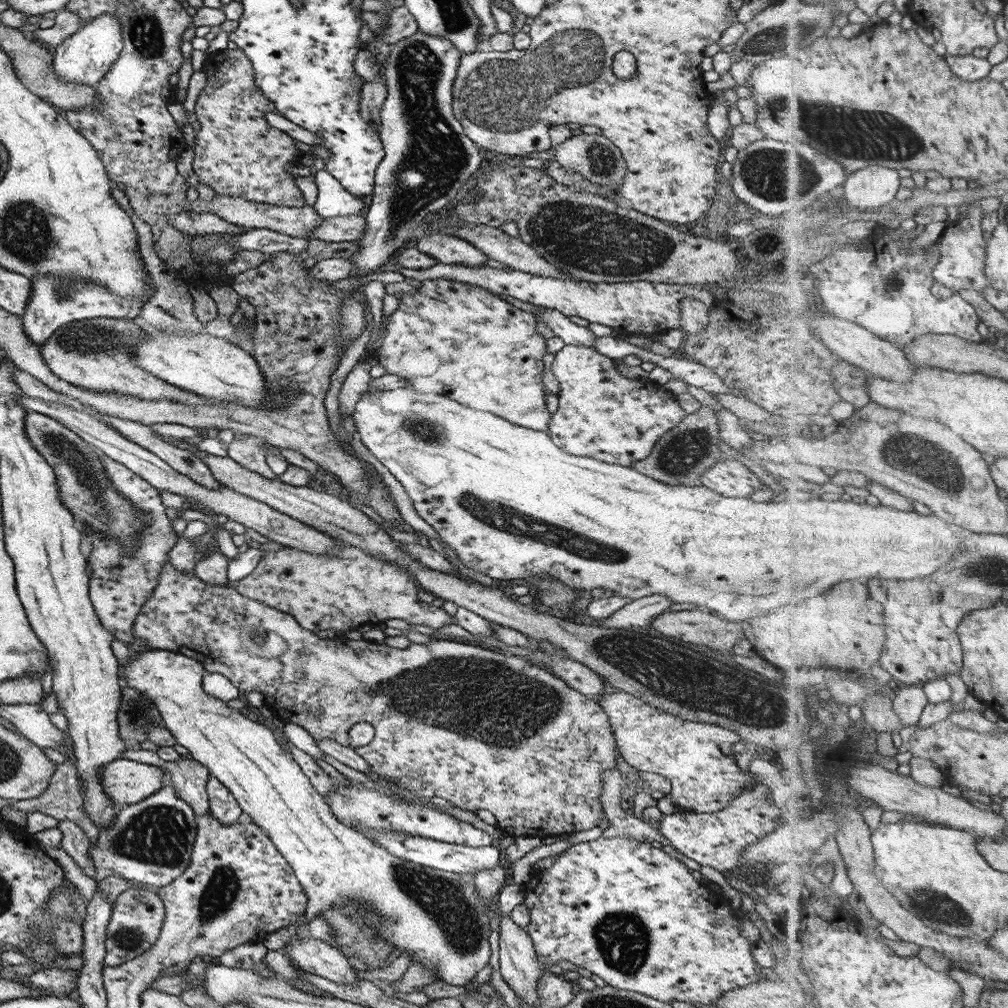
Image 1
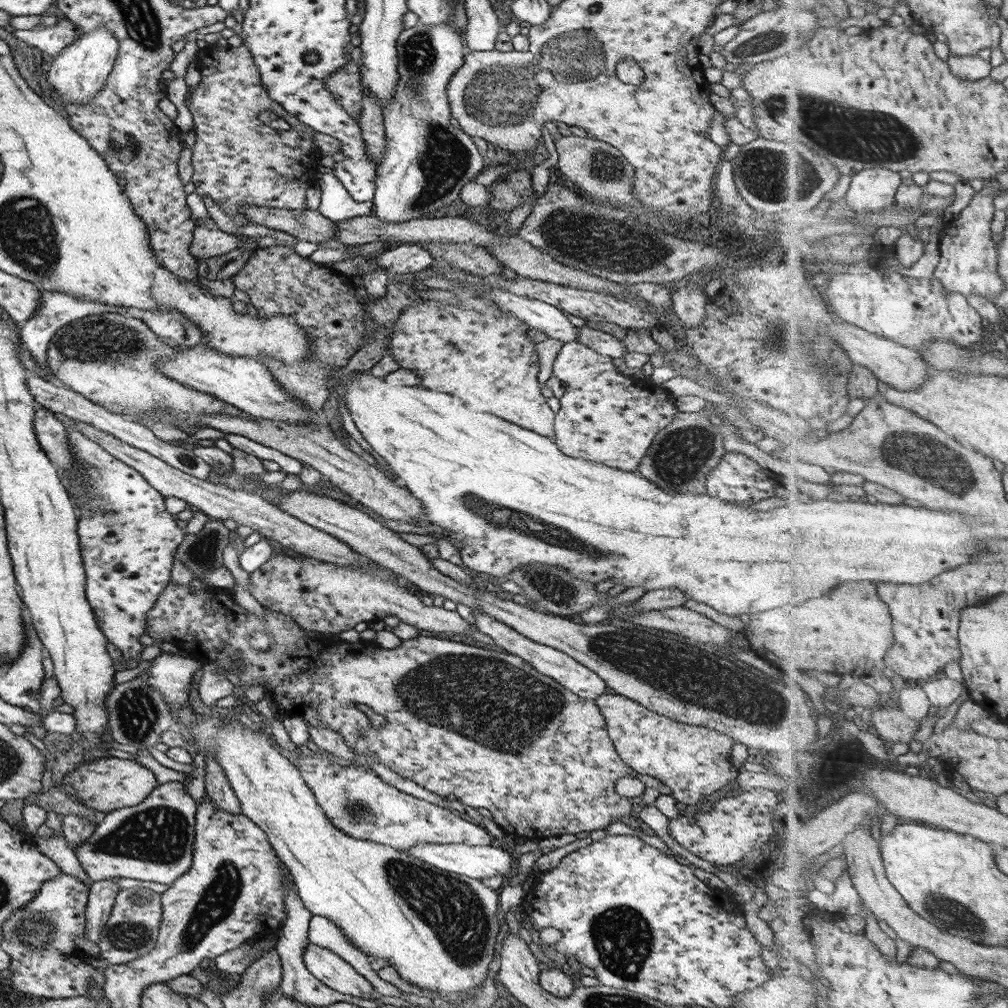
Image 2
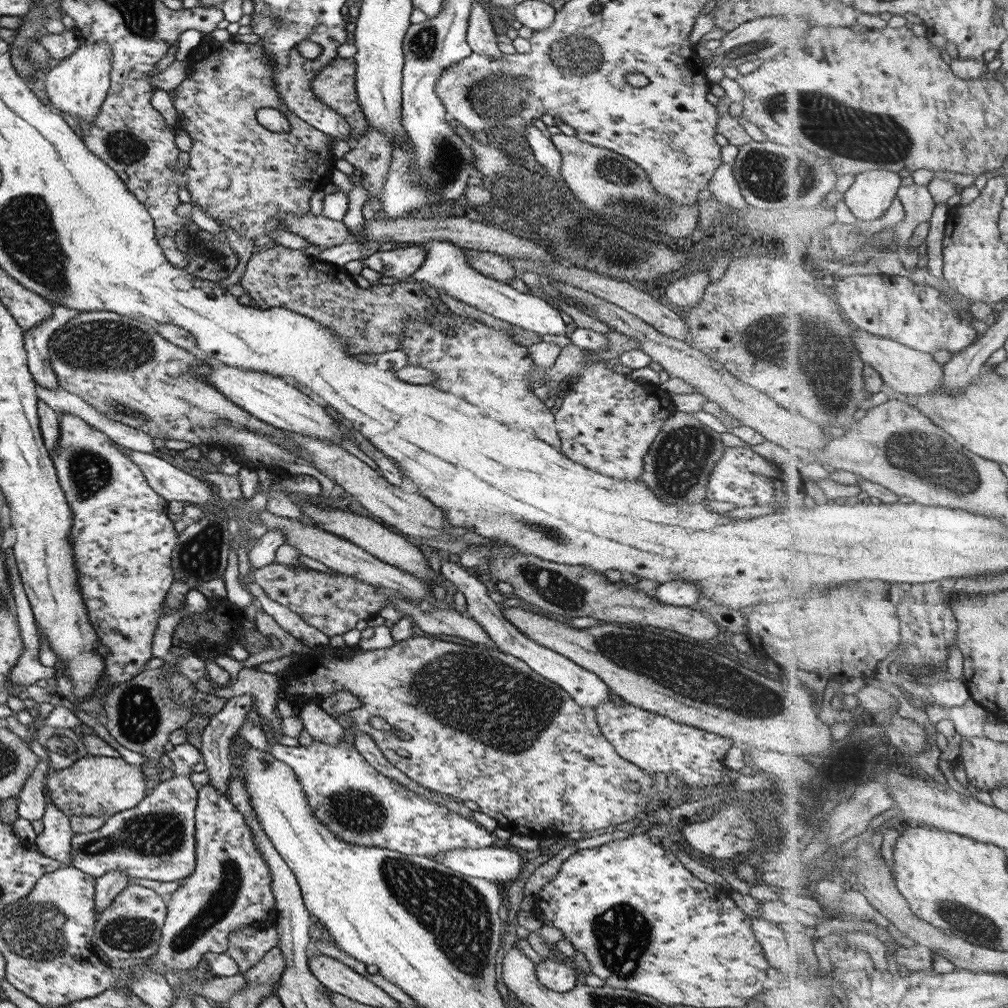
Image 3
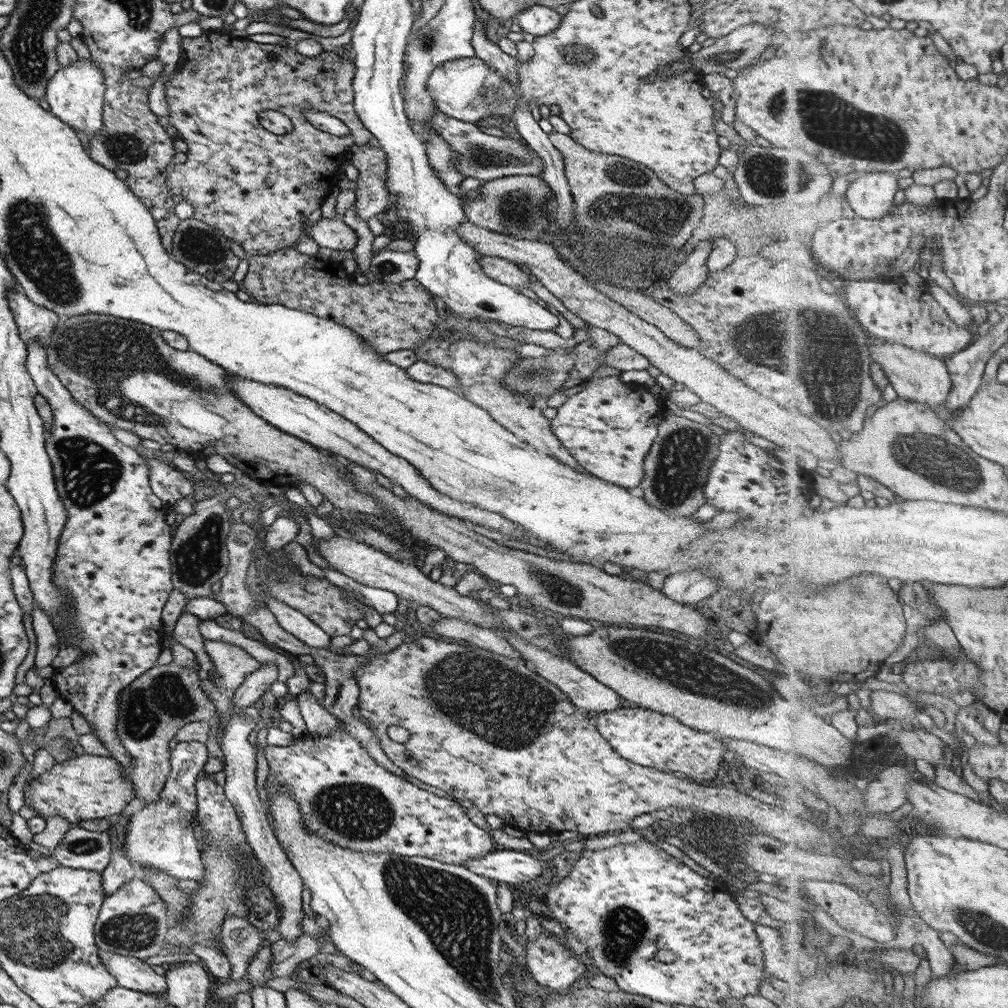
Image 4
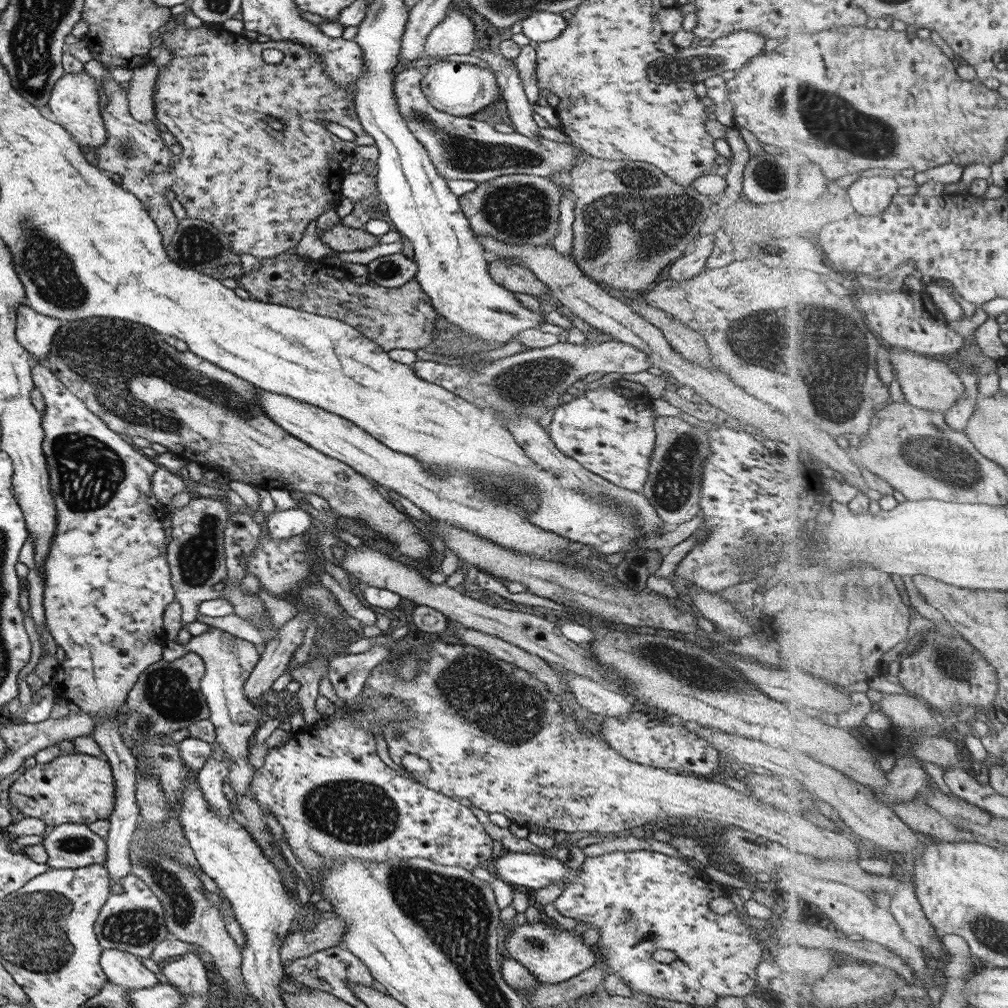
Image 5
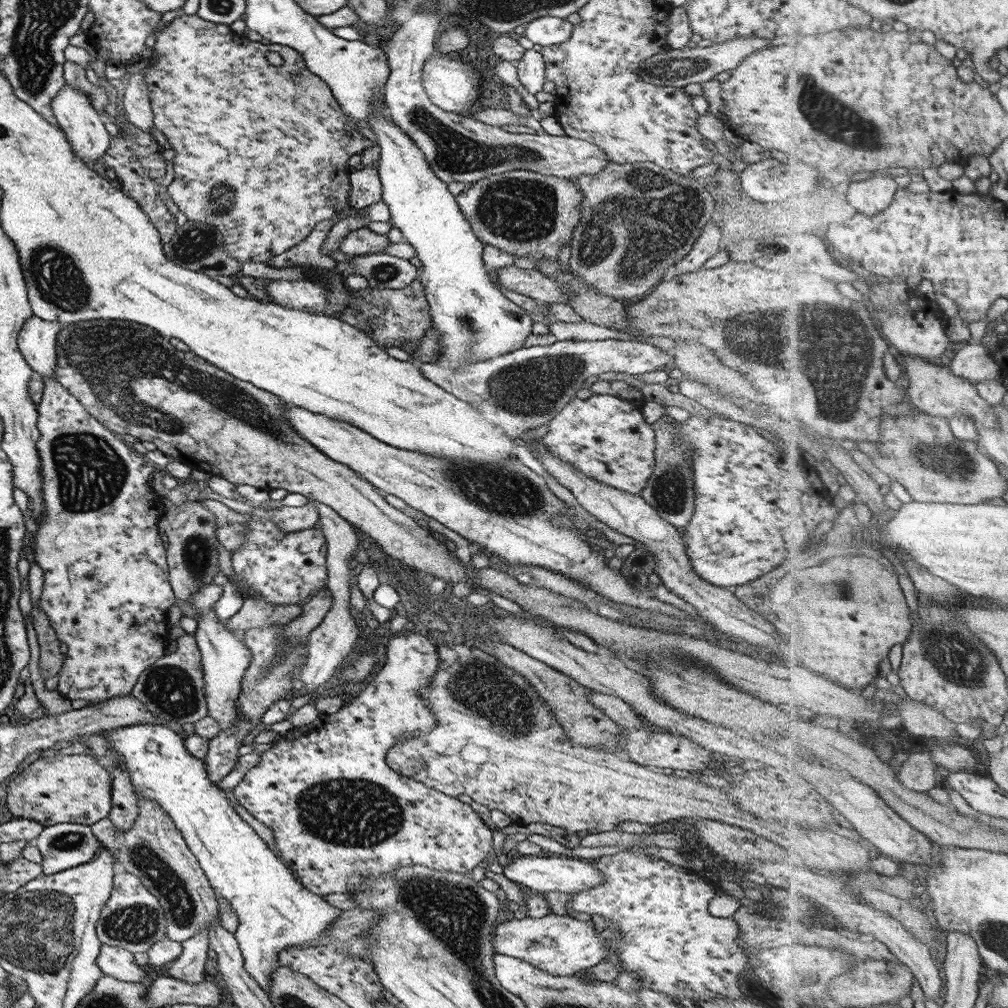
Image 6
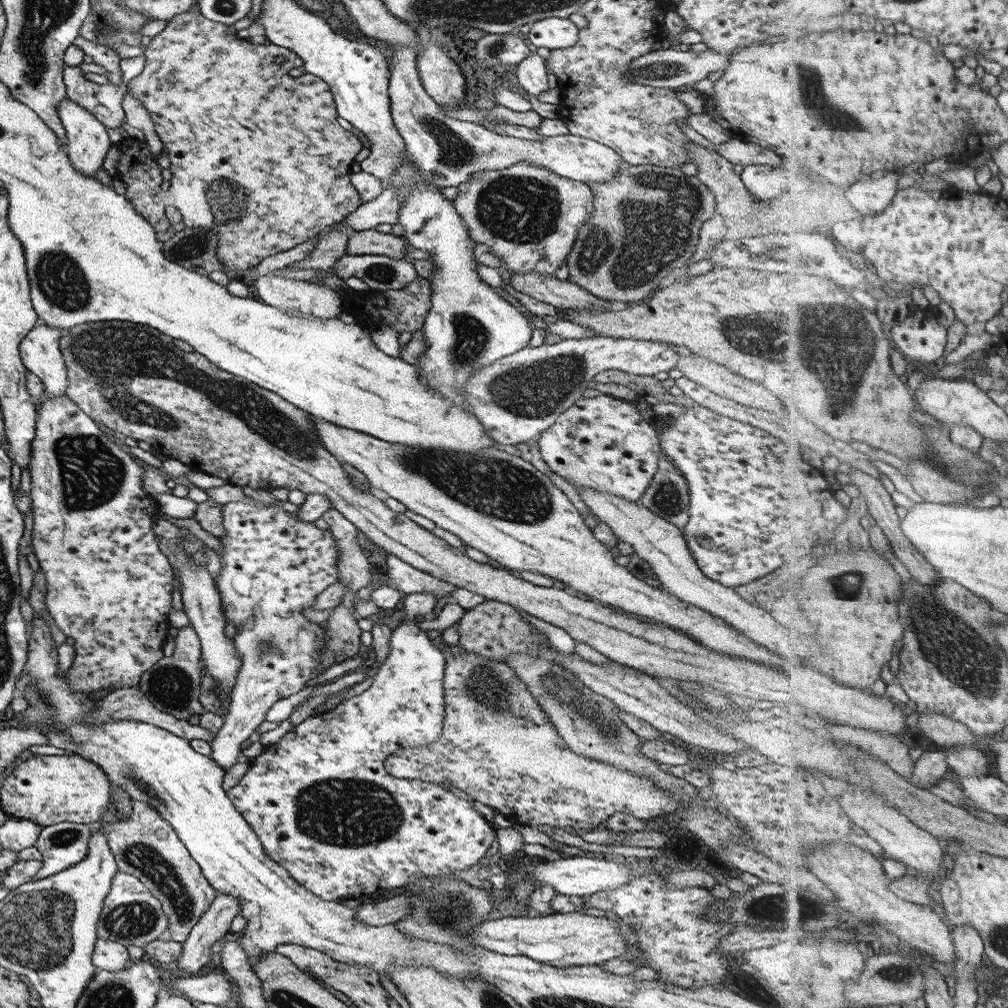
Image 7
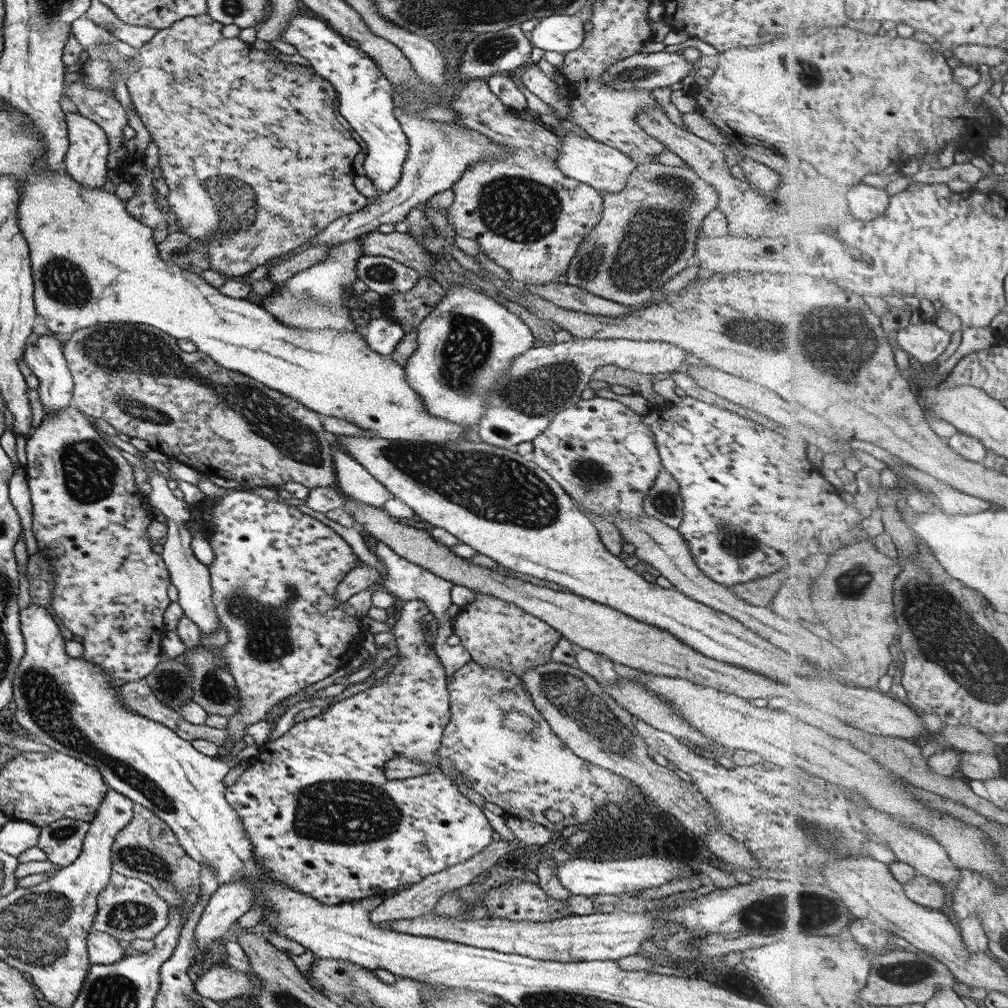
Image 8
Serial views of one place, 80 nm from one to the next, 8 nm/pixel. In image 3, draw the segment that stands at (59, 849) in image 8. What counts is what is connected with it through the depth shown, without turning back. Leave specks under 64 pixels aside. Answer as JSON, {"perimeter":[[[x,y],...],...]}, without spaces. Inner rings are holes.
{"perimeter":[[[189,743],[175,745],[167,757],[173,763],[173,776],[161,781],[133,808],[106,816],[103,826],[70,839],[70,866],[93,878],[110,870],[123,871],[132,879],[179,881],[194,870],[194,812],[196,786],[191,783],[191,767],[202,761],[199,750]]]}

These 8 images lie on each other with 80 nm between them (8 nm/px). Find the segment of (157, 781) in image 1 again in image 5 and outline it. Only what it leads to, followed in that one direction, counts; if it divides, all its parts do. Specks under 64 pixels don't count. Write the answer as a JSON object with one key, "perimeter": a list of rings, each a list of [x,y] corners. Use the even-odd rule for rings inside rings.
{"perimeter":[[[69,754],[57,756],[50,762],[35,764],[27,768],[23,774],[13,780],[8,791],[9,806],[18,817],[38,818],[47,828],[59,824],[91,825],[97,820],[104,820],[112,811],[114,803],[114,782],[111,768],[107,760],[102,762],[95,756],[85,754]]]}

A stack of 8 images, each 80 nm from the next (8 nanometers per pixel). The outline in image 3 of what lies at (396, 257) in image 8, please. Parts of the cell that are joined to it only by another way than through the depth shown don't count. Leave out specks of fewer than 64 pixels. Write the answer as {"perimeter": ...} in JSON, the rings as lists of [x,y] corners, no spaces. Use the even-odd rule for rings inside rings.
{"perimeter":[[[307,213],[303,217],[288,215],[281,219],[279,226],[287,228],[287,232],[293,232],[311,245],[321,249],[335,247],[345,243],[349,232],[340,221],[327,219],[325,216]]]}

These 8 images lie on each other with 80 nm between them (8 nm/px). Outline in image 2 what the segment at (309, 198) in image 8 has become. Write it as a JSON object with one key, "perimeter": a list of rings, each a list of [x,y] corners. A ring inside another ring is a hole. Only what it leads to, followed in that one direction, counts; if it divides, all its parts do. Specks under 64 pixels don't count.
{"perimeter":[[[215,43],[206,45],[196,52],[199,66],[199,82],[191,87],[187,110],[192,116],[192,130],[195,132],[195,143],[191,148],[190,182],[194,183],[197,196],[209,196],[224,215],[227,215],[235,228],[247,226],[247,220],[239,214],[239,209],[247,204],[273,209],[306,210],[305,190],[316,180],[316,158],[321,155],[314,145],[312,134],[316,131],[305,126],[283,110],[274,100],[269,98],[260,81],[260,72],[255,66],[252,54],[245,45],[238,47],[218,47]],[[351,60],[347,61],[342,67],[334,70],[334,73],[326,76],[324,85],[339,106],[358,121],[362,111],[358,66]],[[261,111],[271,112],[282,118],[290,129],[279,131],[269,127],[258,119]]]}

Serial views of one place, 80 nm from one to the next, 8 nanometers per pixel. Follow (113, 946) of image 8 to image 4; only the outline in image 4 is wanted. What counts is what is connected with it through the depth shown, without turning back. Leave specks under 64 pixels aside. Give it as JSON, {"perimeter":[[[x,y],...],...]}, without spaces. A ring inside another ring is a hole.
{"perimeter":[[[98,951],[98,957],[105,970],[115,977],[117,985],[137,992],[165,995],[165,978],[155,974],[142,959],[105,951]]]}

